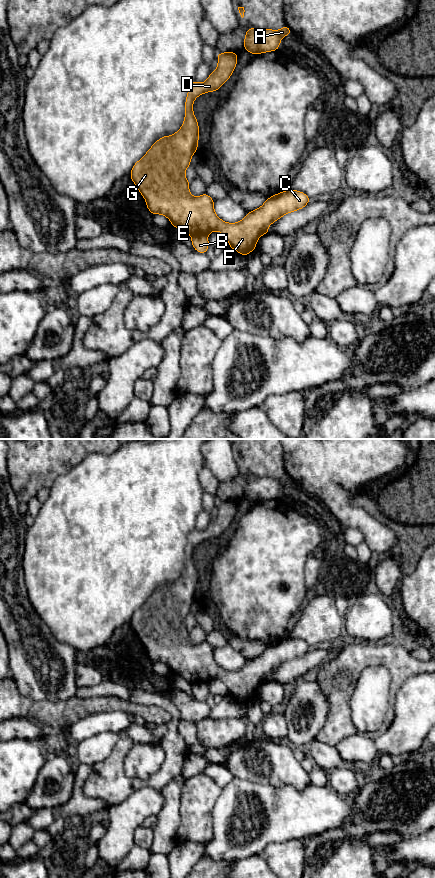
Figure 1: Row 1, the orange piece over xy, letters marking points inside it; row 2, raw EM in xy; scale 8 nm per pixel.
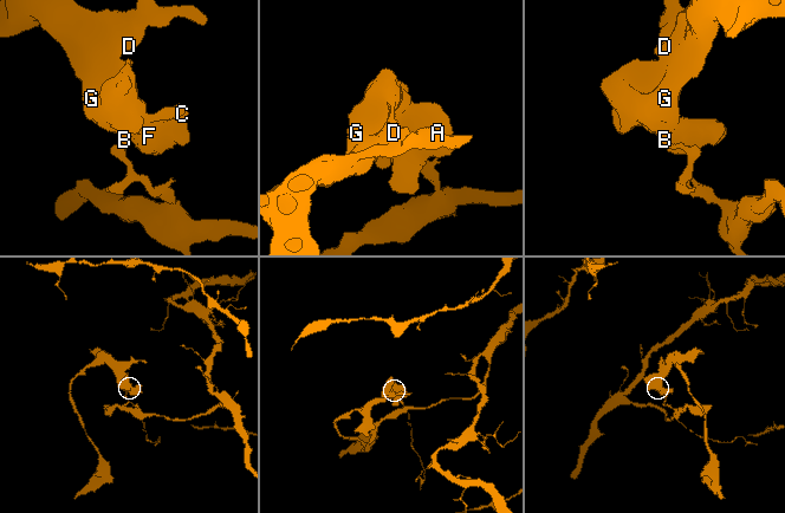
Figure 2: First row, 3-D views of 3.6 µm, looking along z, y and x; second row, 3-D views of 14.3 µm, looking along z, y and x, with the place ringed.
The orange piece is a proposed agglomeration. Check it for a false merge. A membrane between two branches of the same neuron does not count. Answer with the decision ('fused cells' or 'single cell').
fused cells

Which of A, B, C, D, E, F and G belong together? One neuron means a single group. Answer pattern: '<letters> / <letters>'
A C D E F G / B

